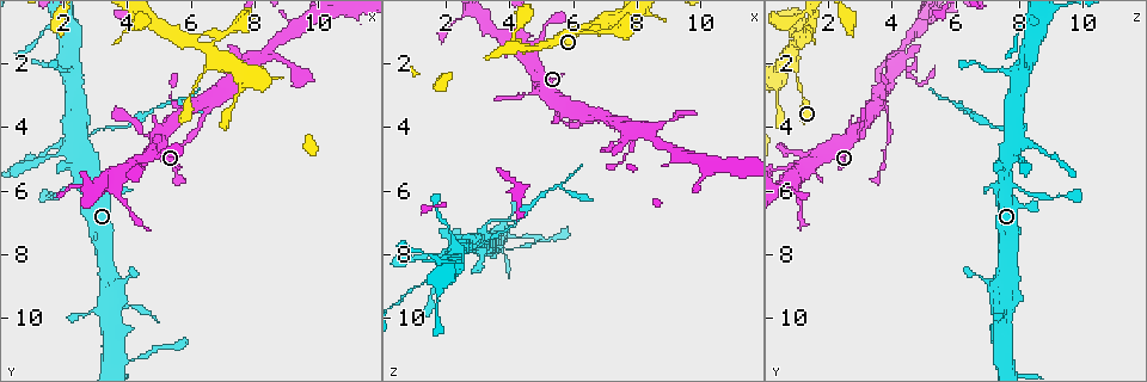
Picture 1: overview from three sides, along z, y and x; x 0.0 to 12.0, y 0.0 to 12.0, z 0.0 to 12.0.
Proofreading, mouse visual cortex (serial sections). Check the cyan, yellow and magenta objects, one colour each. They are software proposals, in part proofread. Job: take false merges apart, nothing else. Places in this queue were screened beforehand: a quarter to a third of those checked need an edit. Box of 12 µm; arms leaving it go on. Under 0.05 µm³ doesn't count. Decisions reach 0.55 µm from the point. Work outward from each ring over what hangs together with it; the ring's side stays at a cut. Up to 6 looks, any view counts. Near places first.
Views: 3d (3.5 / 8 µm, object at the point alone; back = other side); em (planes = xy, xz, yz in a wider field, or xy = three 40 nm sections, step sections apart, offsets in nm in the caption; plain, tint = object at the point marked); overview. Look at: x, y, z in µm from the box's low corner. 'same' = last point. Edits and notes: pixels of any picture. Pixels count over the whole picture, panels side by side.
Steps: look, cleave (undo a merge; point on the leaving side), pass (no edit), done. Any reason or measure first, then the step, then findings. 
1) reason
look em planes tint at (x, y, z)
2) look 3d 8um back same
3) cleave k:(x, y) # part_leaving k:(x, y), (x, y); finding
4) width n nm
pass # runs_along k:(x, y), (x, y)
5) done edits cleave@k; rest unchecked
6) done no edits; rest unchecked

three-way junction
look 3d 3.5um at (6.5, 3.2, 3.6)

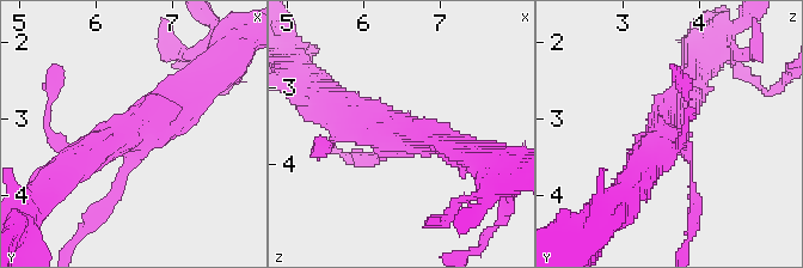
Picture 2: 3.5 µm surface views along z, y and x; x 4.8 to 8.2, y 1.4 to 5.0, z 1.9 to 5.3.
arms 3; arm_widths 100, 350, 450 nm
look em xy step 5 tint at (6.45, 3.20, 3.60)

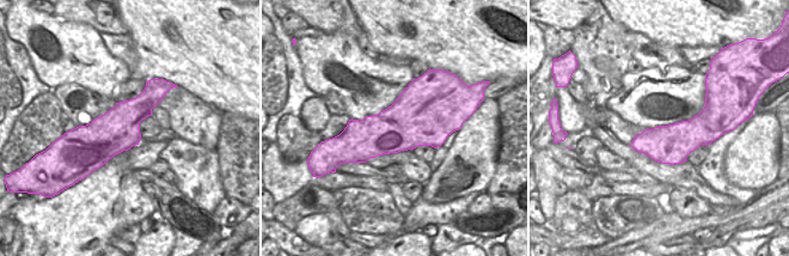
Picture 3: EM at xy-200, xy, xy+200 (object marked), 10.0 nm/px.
another direction
look em planes tint same

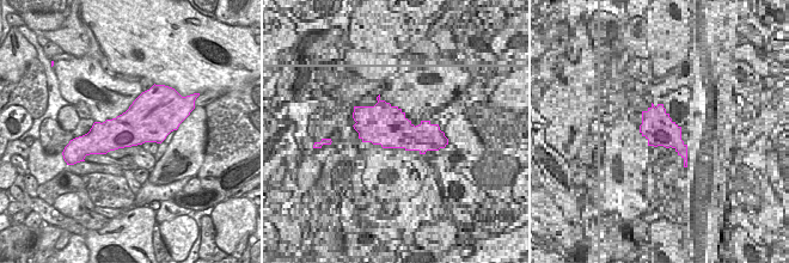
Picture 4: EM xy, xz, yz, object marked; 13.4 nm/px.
pass # continuous, no second cell

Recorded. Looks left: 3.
a narrow waist
look 3d 8um at (6.7, 1.9, 0.8)

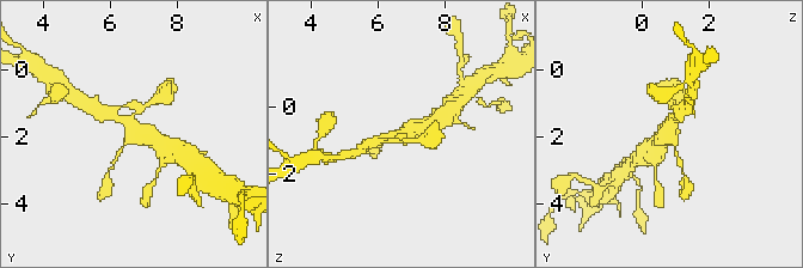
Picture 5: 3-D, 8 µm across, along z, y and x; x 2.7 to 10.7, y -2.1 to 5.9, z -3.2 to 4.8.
arms 4; arm_widths 150, 150, 300, 500 nm; shape alone is not enough
look em planes tint at (6.8, 1.9, 0.8)

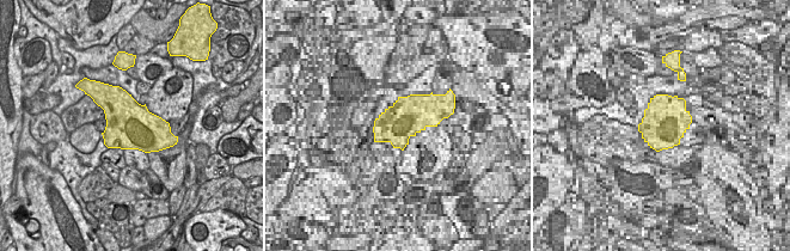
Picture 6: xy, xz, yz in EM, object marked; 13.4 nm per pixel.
pass # runs_along 5:(680, 163), (669, 135), (675, 114); all the same cell

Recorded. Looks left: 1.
done no edits; rest unchecked

